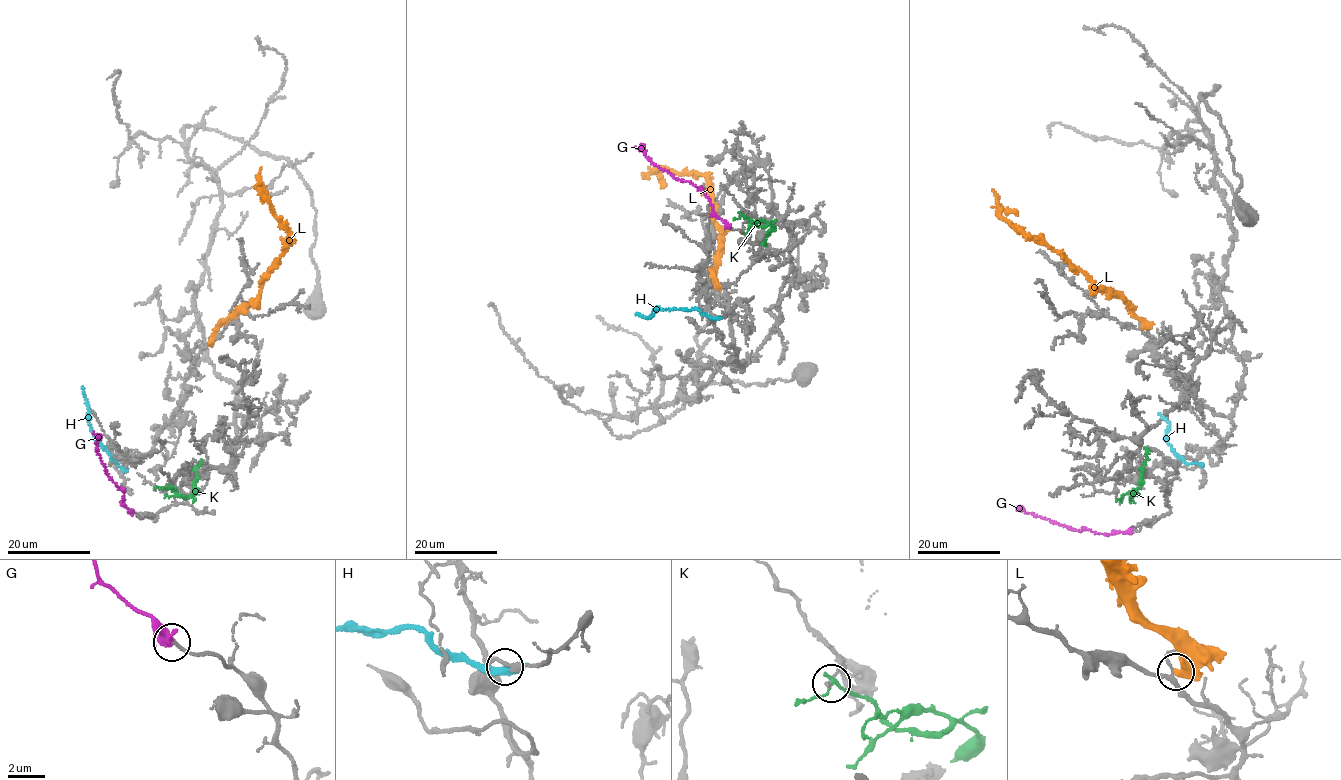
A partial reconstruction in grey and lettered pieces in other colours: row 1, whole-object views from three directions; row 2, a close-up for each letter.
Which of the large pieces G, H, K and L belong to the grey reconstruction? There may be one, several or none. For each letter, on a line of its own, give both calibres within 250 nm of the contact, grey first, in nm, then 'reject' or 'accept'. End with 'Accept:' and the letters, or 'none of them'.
G: 170 nm thick on the grey side, 400 nm on the other; accept
H: 140 nm thick on the grey side, 400 nm on the other; reject
K: 170 nm thick on the grey side, 170 nm on the other; reject
L: 190 nm thick on the grey side, 480 nm on the other; reject
Accept: G

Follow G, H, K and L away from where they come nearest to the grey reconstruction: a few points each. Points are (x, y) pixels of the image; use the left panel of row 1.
G: (132, 511), (122, 504), (124, 494), (109, 479), (102, 464), (93, 431)
H: (123, 468), (111, 459), (95, 437), (83, 386)
K: (163, 489), (174, 489), (186, 498), (193, 496), (196, 467), (201, 460)
L: (210, 342), (219, 326), (258, 296), (264, 278), (290, 241), (264, 197), (260, 166)

